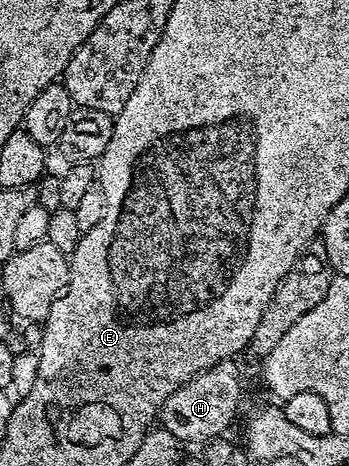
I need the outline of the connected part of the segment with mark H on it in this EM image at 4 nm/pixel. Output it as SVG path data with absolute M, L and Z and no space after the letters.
M225 359L181 383L176 393L164 401L160 412L161 430L172 433L182 445L202 445L209 439L225 436L242 403L242 379L238 376L236 364L234 359Z

